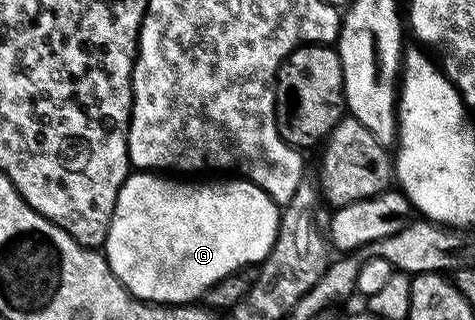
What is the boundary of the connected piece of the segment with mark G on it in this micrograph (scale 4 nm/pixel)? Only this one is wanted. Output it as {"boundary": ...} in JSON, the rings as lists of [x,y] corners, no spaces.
{"boundary":[[[132,172],[122,184],[118,192],[116,207],[112,213],[112,222],[108,226],[108,238],[104,241],[102,250],[108,259],[108,266],[118,276],[118,280],[126,287],[135,298],[141,298],[143,302],[162,302],[165,304],[192,304],[197,301],[218,280],[222,280],[227,274],[235,274],[243,271],[244,266],[255,267],[263,262],[264,257],[272,250],[276,239],[276,233],[280,227],[281,207],[273,202],[272,198],[262,189],[258,188],[248,179],[232,176],[229,182],[200,182],[195,186],[192,180],[177,180],[172,176],[161,176],[156,172]]]}

